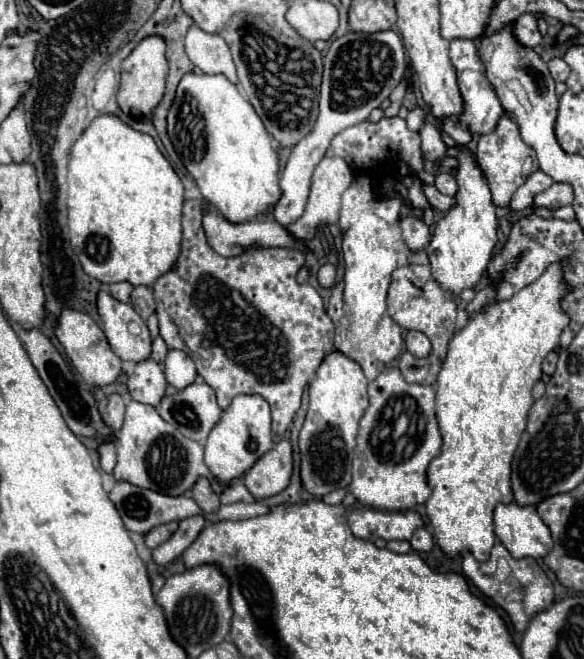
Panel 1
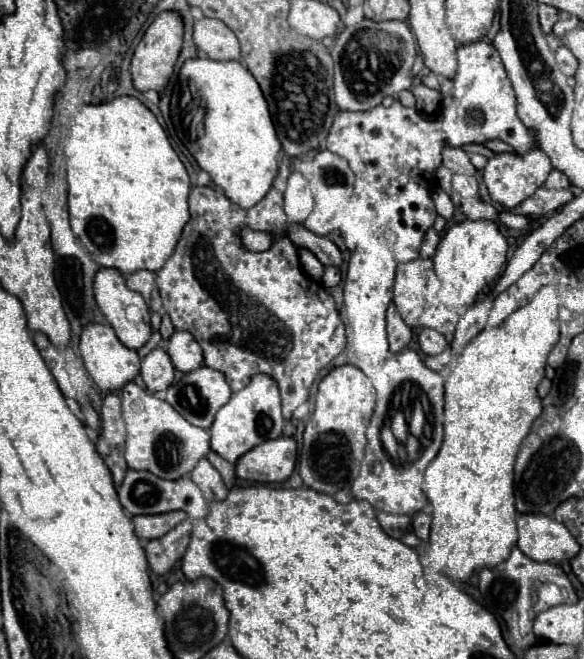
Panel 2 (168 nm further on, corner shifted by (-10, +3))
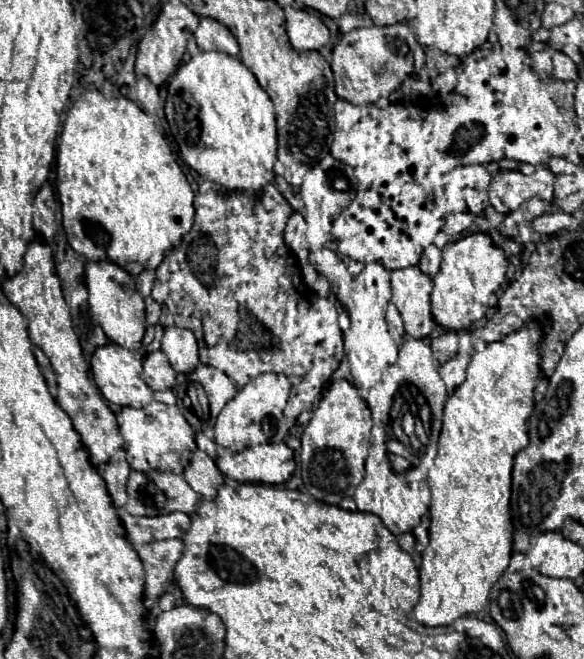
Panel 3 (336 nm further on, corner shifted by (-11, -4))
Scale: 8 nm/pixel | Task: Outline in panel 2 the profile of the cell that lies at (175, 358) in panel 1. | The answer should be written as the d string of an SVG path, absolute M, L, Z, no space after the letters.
M176 330L168 340L166 340L166 352L172 358L174 366L182 372L192 372L198 366L202 366L202 348L194 340L190 332Z

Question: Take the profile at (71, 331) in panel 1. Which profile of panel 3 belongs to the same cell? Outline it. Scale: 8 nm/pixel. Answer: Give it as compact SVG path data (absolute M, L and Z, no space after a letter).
M107 343L95 349L95 353L91 355L91 373L93 373L93 381L97 385L97 389L101 391L103 399L111 405L123 407L123 405L131 405L131 407L139 407L143 403L149 401L151 397L151 389L143 383L141 379L141 363L143 363L143 349L125 349L121 345L115 343Z

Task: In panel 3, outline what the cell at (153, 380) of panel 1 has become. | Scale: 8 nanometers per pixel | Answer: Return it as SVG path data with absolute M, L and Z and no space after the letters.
M151 351L145 357L141 377L149 389L153 389L153 391L169 389L169 385L173 383L173 375L175 375L175 371L169 367L169 363L161 351Z

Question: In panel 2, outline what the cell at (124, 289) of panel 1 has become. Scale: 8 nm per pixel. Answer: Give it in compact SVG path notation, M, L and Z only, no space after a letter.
M138 270L138 272L126 276L126 284L128 284L130 290L140 292L142 298L148 302L150 300L150 292L154 288L154 278L156 278L154 272L150 272L150 270Z

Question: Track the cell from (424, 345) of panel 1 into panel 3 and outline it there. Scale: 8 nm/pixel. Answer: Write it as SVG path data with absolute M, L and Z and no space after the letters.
M445 331L443 335L431 339L431 353L433 353L433 361L437 365L445 363L447 359L451 359L457 353L457 345L459 345L459 335L457 331Z

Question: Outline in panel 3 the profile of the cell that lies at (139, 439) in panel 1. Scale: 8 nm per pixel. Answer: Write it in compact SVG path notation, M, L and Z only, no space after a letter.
M153 399L141 407L121 407L117 411L117 427L125 439L125 459L135 471L171 471L181 475L191 451L195 449L195 431L187 425L183 413L179 413L177 407Z

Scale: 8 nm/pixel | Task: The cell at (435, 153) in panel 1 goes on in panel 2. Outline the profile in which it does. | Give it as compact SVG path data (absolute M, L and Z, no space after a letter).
M446 146L442 152L442 158L444 158L444 166L450 168L454 174L470 174L470 176L476 174L476 168L472 166L468 154L462 148Z

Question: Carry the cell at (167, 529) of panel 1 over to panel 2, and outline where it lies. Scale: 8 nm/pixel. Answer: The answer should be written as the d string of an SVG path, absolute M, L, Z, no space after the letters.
M174 510L170 514L142 514L132 516L132 522L136 526L136 536L140 540L154 540L170 532L176 524L186 520L188 514L182 510Z

